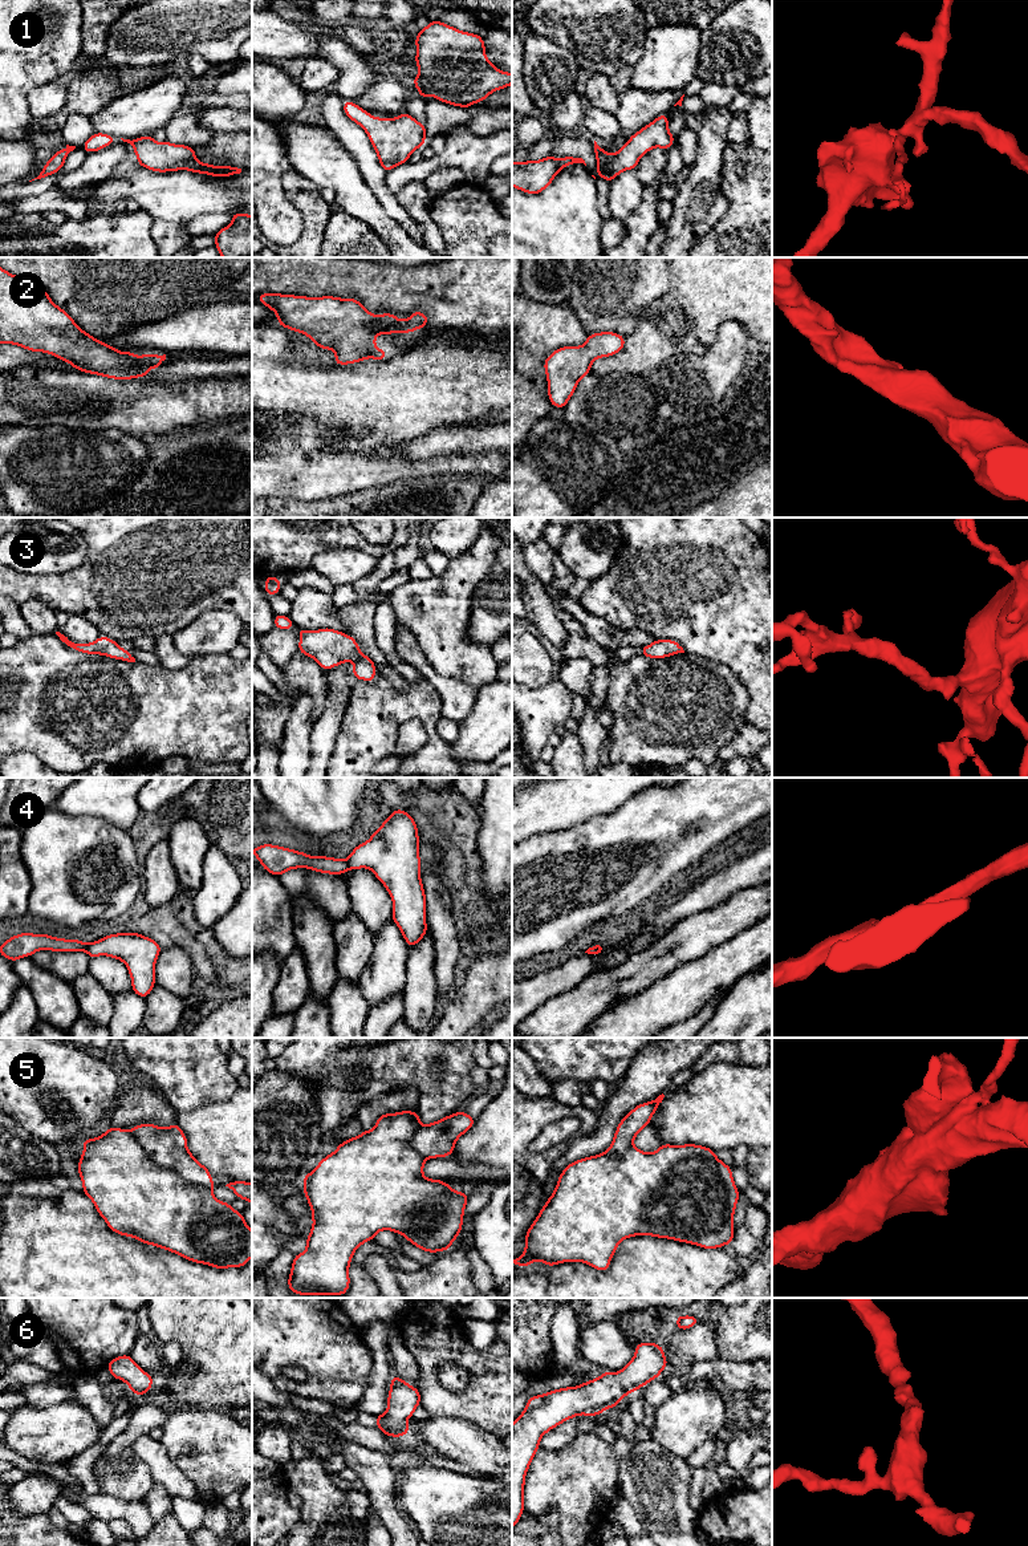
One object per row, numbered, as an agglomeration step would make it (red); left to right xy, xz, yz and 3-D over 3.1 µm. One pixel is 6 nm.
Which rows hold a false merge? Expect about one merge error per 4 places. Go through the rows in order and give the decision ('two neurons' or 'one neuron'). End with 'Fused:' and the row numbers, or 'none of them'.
1: one neuron
2: one neuron
3: one neuron
4: two neurons
5: two neurons
6: one neuron
Fused: 4, 5

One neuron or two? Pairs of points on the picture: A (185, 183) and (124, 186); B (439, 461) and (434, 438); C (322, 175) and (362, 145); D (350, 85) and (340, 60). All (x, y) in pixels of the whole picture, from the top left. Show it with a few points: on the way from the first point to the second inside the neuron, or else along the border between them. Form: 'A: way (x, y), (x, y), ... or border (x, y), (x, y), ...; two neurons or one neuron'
A: way (170, 187), (138, 187); one neuron
B: border (470, 455), (435, 454), (419, 459), (407, 458); two neurons
C: border (330, 129), (353, 157), (365, 181); two neurons
D: way (350, 78), (350, 70), (346, 67); one neuron

